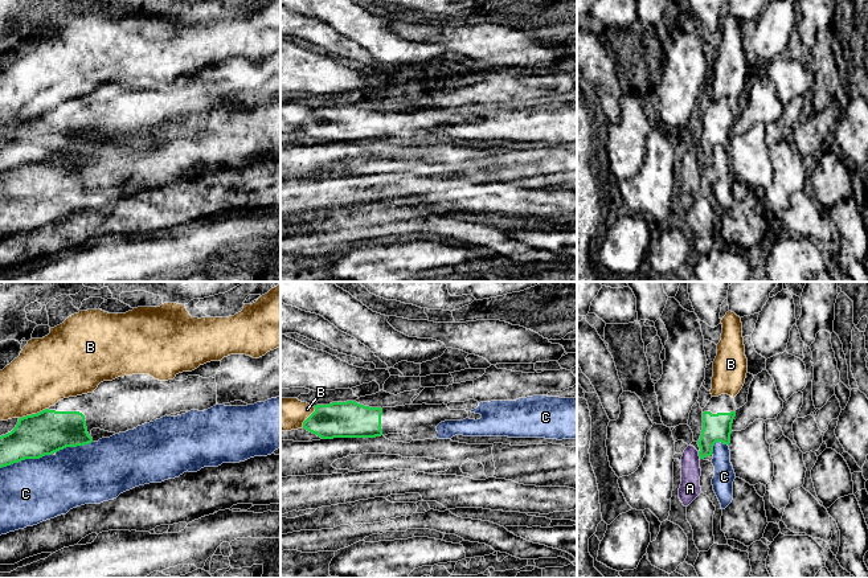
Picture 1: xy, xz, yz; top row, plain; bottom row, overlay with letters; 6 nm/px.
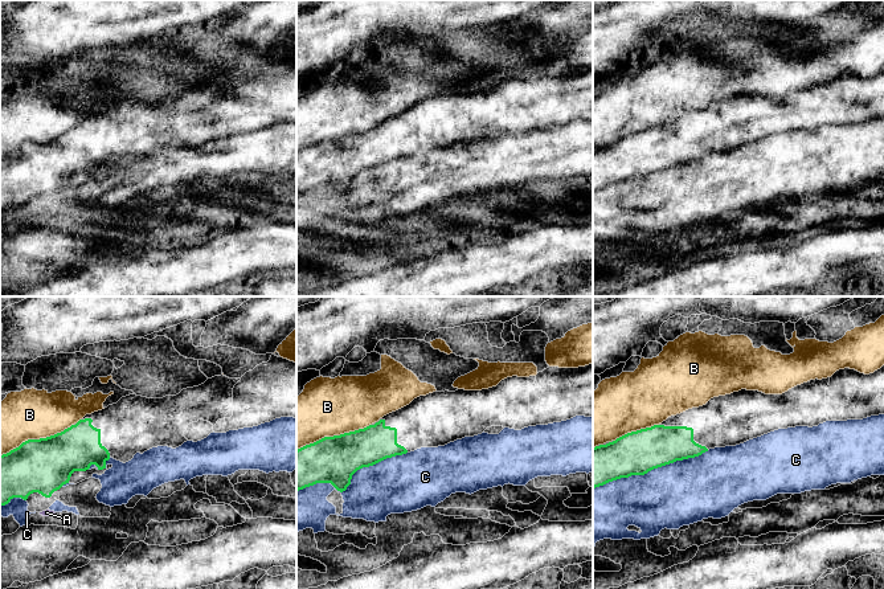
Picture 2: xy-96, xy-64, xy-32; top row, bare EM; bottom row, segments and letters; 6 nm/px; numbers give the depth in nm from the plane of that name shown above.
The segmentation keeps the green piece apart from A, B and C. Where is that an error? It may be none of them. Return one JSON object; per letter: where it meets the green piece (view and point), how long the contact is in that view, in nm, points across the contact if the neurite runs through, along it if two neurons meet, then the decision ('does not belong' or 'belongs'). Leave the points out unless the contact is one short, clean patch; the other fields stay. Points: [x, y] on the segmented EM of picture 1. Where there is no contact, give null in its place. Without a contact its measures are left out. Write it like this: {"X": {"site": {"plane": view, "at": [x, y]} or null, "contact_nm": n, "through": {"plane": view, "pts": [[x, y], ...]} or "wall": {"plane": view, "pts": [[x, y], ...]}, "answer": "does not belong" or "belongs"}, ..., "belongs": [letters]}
{"A": {"site": {"plane": "yz", "at": [699, 455]}, "contact_nm": 50, "answer": "does not belong"}, "B": {"site": {"plane": "xy", "at": [33, 414]}, "contact_nm": 200, "answer": "does not belong"}, "C": {"site": {"plane": "xy", "at": [25, 458]}, "contact_nm": 320, "answer": "does not belong"}, "belongs": []}

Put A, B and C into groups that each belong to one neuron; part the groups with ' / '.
A / B / C

